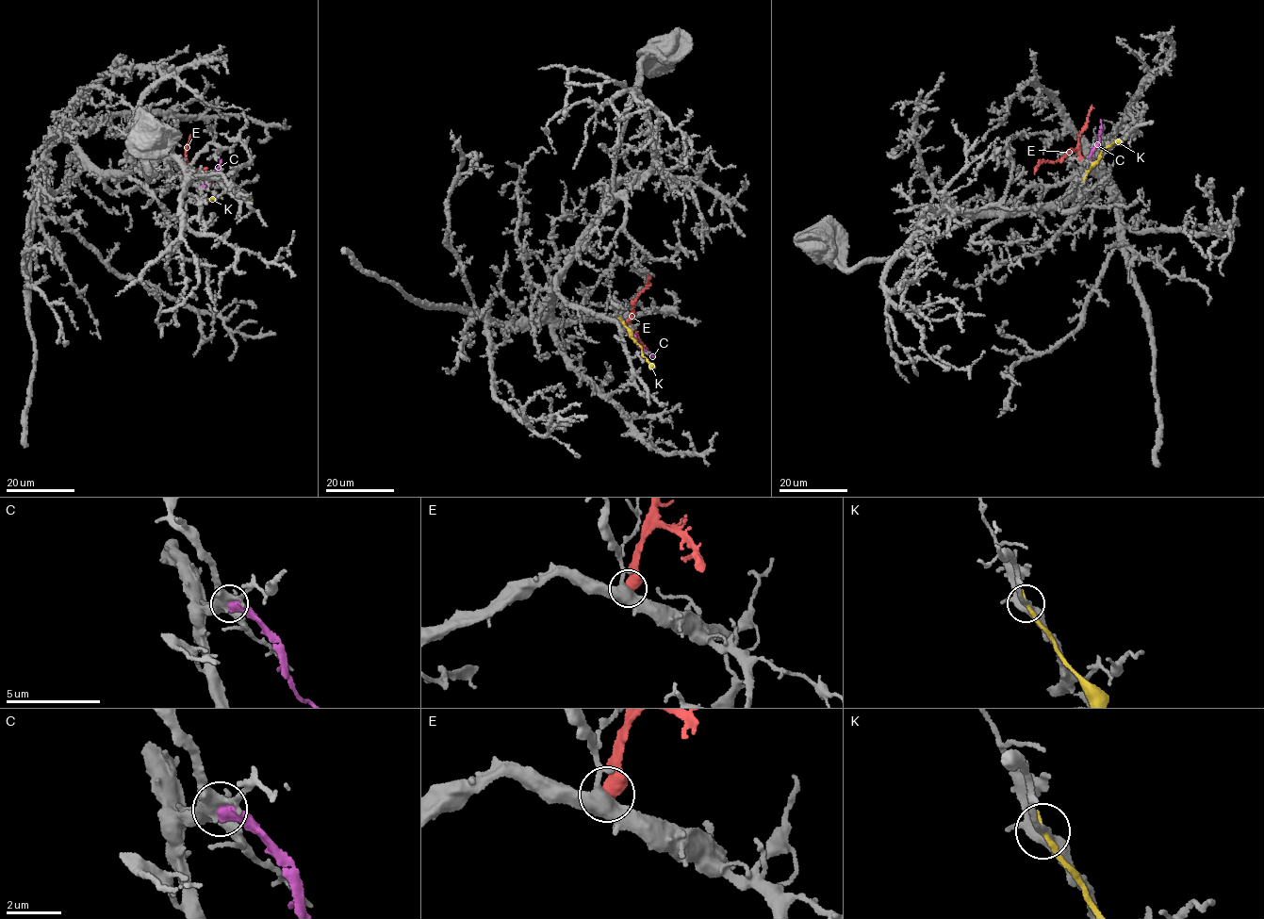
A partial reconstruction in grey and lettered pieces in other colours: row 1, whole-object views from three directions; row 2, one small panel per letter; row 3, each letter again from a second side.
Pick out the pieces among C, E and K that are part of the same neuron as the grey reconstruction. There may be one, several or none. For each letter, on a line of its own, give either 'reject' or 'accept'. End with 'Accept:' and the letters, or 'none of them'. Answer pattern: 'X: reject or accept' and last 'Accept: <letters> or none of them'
C: reject
E: reject
K: reject
Accept: none of them

